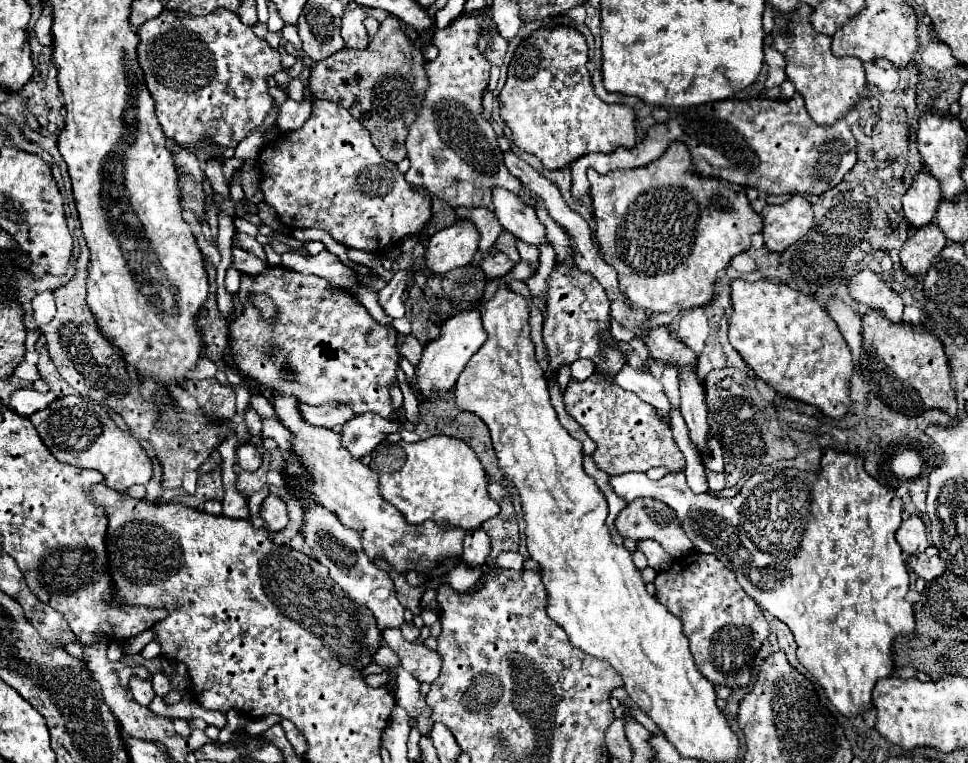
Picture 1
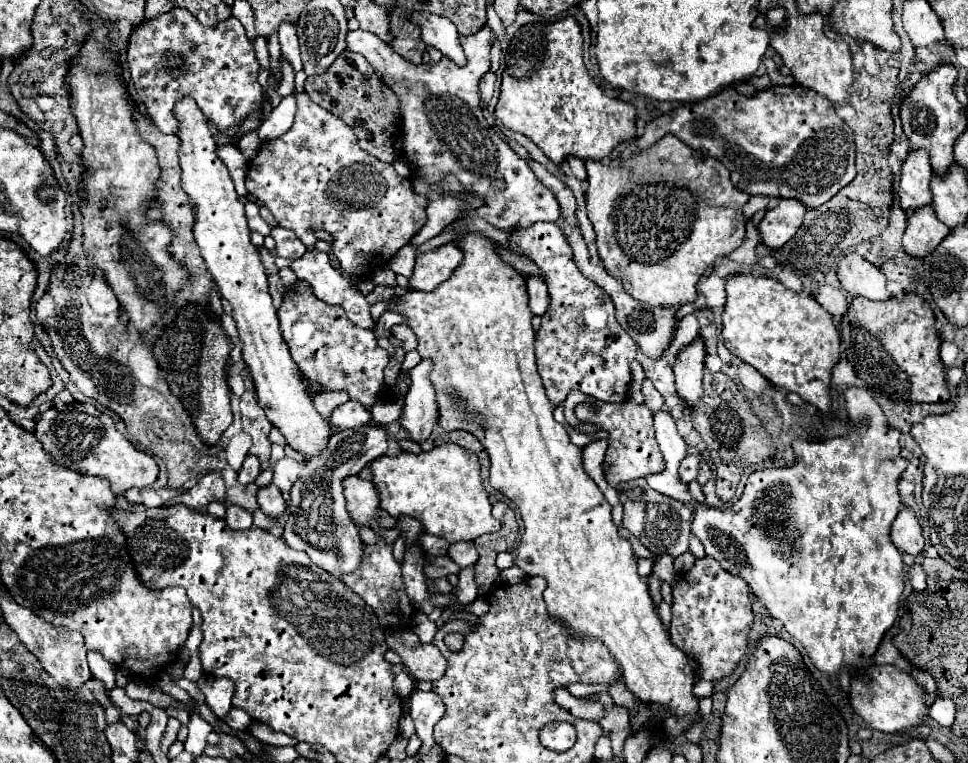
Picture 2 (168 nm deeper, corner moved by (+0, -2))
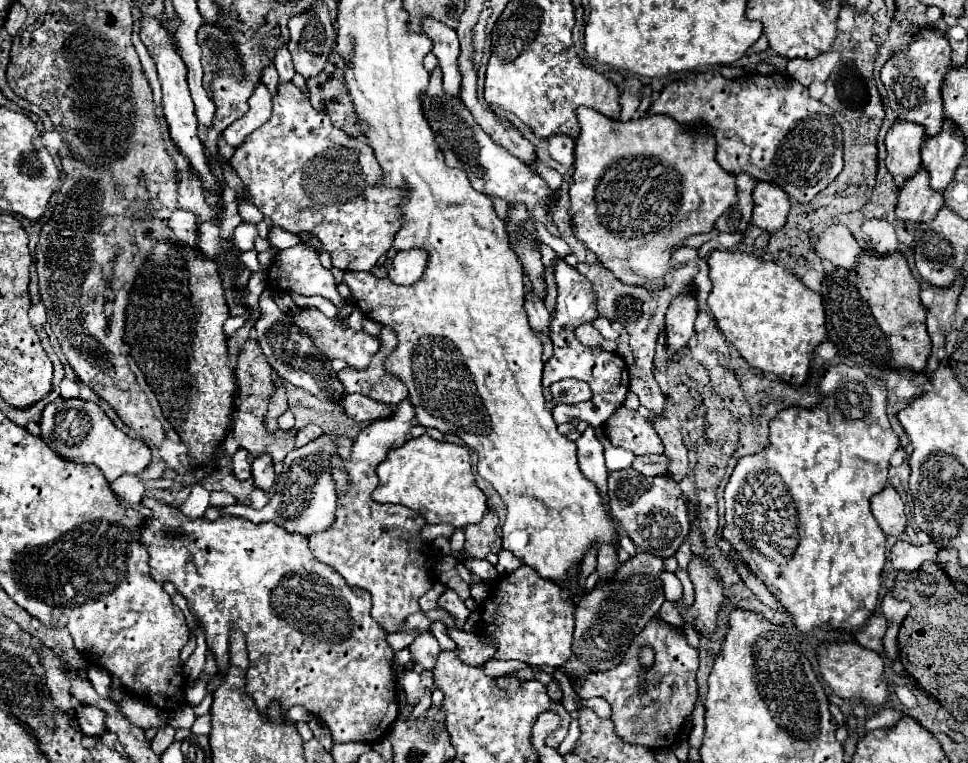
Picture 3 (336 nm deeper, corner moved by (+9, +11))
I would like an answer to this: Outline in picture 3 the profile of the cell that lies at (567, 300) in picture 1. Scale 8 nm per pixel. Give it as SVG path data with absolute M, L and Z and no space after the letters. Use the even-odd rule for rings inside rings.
M564 260L556 262L554 272L556 272L556 284L558 284L558 304L556 304L556 314L554 314L552 324L550 324L550 340L554 344L554 356L544 364L544 376L542 376L544 398L548 402L552 400L550 384L556 380L576 378L576 380L588 382L592 388L590 402L594 406L592 406L592 410L586 410L586 422L596 428L596 426L602 426L624 404L624 398L628 394L628 384L630 384L626 362L614 352L586 348L574 338L574 330L580 324L592 322L598 316L596 296L594 296L594 290L590 286L588 278L578 274Z

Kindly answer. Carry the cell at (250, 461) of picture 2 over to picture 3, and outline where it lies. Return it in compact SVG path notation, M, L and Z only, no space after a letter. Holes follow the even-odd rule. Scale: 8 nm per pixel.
M242 448L232 456L232 472L238 480L248 480L252 476L252 468L250 468L248 458L250 458L250 454Z

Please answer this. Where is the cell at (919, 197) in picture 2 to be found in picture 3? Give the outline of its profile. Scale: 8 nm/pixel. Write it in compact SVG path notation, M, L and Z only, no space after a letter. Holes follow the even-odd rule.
M896 120L886 132L886 168L894 178L910 178L918 172L920 160L920 142L926 130L914 122Z

